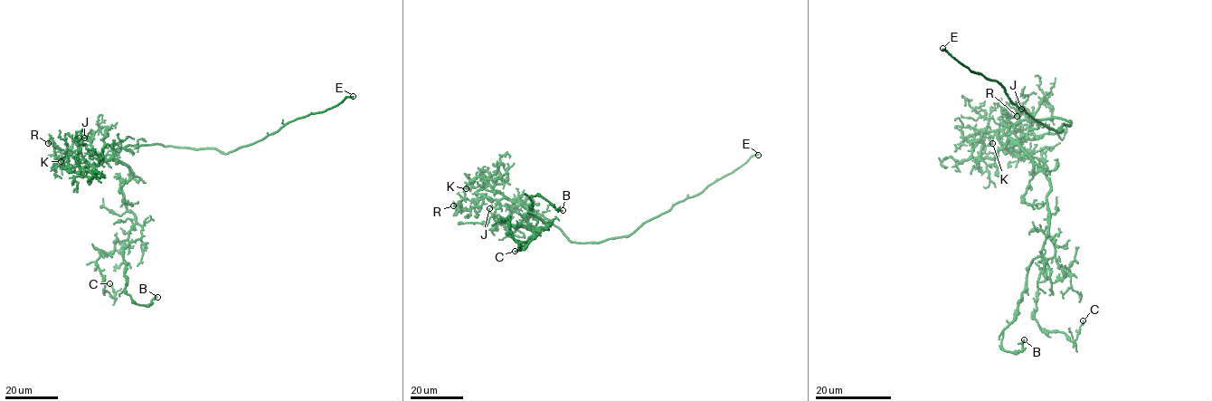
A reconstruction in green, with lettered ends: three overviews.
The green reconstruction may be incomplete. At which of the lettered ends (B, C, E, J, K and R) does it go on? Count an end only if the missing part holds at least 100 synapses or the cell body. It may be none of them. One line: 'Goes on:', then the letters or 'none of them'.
Goes on: E

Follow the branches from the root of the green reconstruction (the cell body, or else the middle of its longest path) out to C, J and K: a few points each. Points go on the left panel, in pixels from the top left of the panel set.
C: (131, 146), (114, 157), (129, 169), (120, 186), (136, 223), (97, 261), (114, 297), (109, 283)
J: (131, 146), (117, 148), (112, 159), (111, 157), (101, 158), (84, 138)
K: (131, 146), (117, 148), (110, 157), (87, 172), (68, 172), (61, 161)

